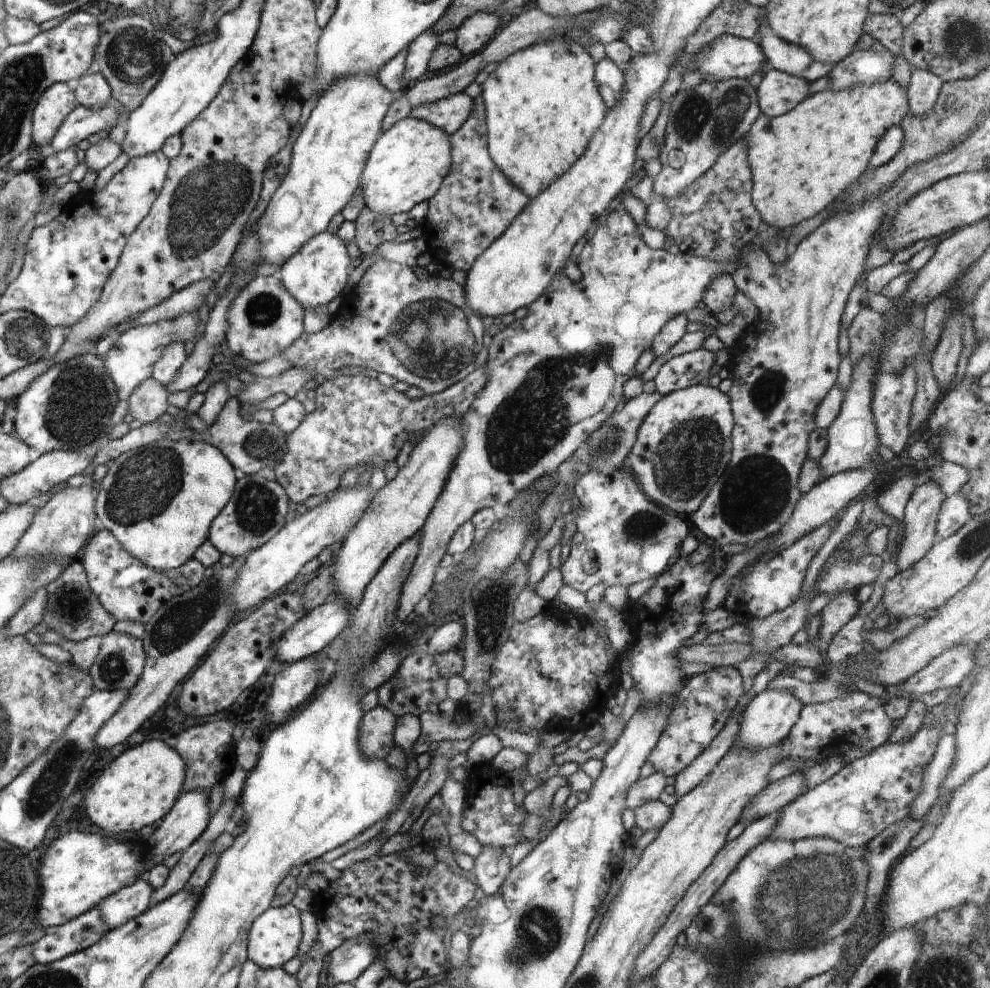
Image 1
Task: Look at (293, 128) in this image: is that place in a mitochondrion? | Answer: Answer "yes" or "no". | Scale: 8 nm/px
no

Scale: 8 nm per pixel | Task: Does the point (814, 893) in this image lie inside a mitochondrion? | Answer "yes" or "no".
yes

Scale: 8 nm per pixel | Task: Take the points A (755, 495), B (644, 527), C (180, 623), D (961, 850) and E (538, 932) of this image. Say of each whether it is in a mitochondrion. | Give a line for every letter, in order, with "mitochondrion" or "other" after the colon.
A: mitochondrion
B: mitochondrion
C: mitochondrion
D: other
E: mitochondrion

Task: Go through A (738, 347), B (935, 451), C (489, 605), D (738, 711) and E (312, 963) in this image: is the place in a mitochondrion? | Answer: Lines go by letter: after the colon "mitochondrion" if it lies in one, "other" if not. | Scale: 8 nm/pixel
A: other
B: other
C: mitochondrion
D: other
E: other

